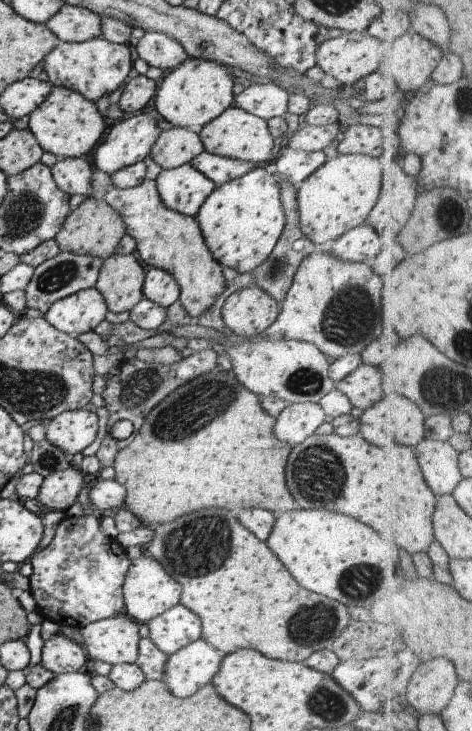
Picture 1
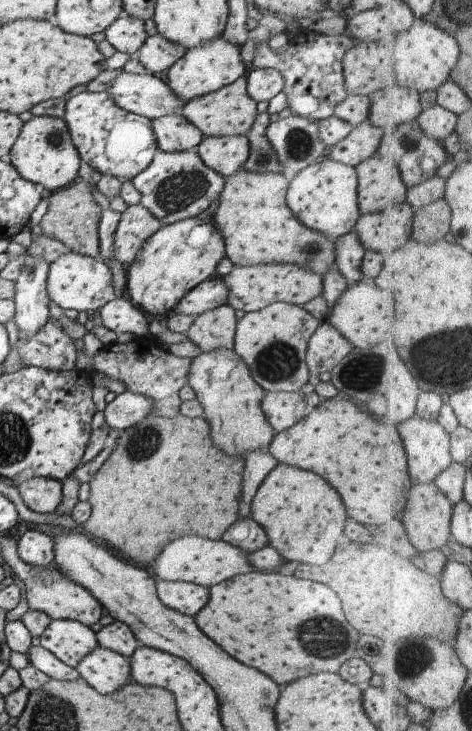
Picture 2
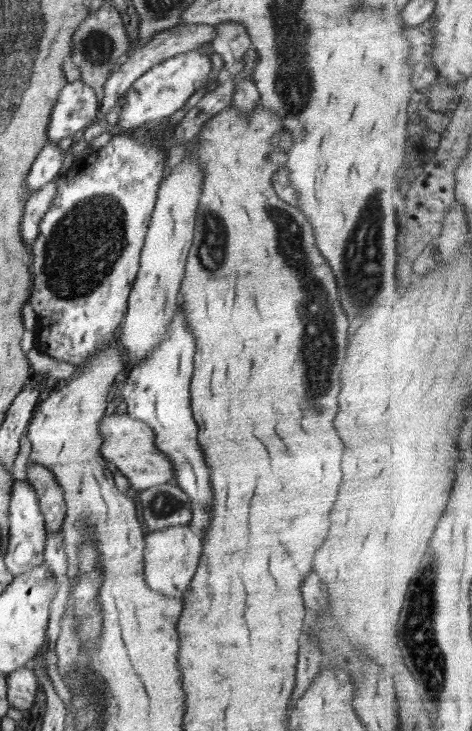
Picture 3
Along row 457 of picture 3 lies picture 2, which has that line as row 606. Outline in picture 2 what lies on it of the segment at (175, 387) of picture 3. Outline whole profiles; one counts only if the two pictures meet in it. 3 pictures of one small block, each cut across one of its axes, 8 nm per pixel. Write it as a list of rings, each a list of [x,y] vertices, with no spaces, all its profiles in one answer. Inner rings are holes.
[[[157,580],[157,596],[168,608],[194,617],[208,604],[210,594],[198,584]]]

